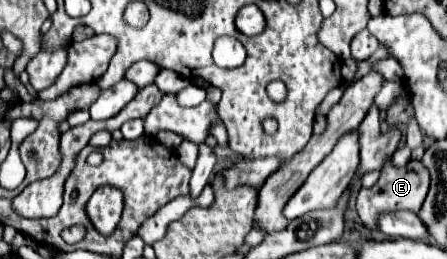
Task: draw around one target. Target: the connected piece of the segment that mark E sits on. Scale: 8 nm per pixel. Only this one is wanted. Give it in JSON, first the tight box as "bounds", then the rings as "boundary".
{"bounds":[357,159,429,229],"boundary":[[[387,159],[385,167],[381,169],[381,179],[371,189],[361,189],[357,195],[357,213],[363,225],[369,229],[379,229],[381,213],[391,213],[399,209],[417,213],[429,191],[429,171],[423,169],[421,161],[411,161],[405,167],[393,167],[389,161],[391,159]]]}

